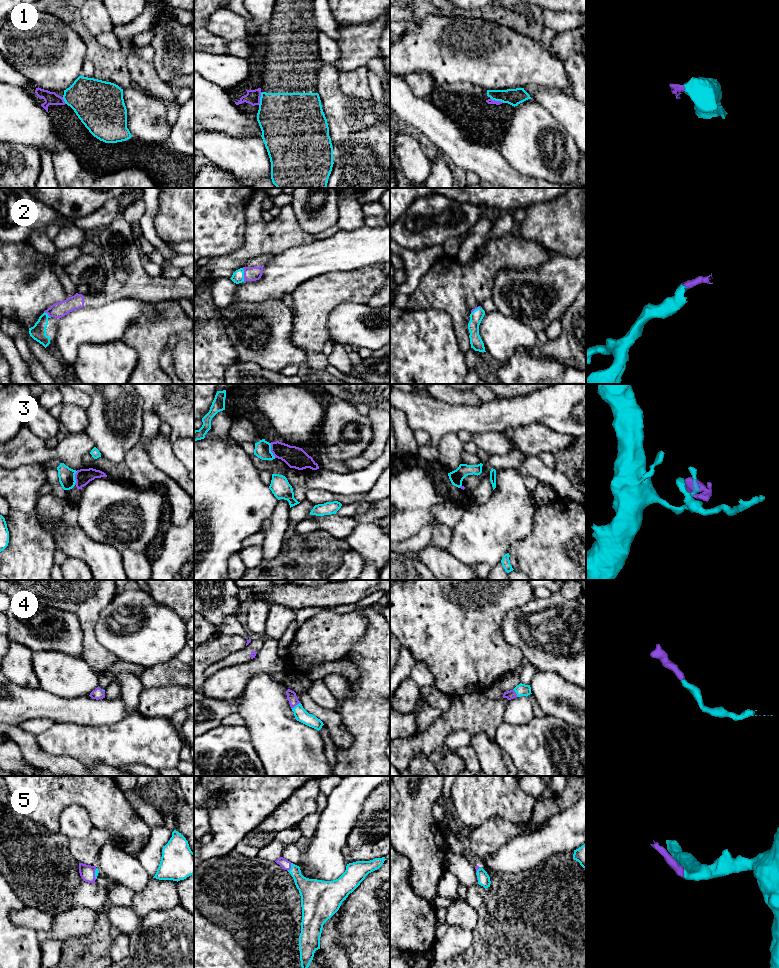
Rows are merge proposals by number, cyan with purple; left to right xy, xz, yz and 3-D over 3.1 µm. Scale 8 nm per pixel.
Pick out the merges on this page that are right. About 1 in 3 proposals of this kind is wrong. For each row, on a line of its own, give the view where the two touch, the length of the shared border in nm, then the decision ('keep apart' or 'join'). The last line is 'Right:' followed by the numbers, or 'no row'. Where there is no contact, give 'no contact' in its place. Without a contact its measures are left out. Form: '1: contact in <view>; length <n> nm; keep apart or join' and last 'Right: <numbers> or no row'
1: contact in yz; length 120 nm; keep apart
2: contact in xz; length 110 nm; join
3: contact in xz; length 130 nm; join
4: contact in xz; length 90 nm; join
5: contact in xz; length 70 nm; join
Right: 2, 3, 4, 5

